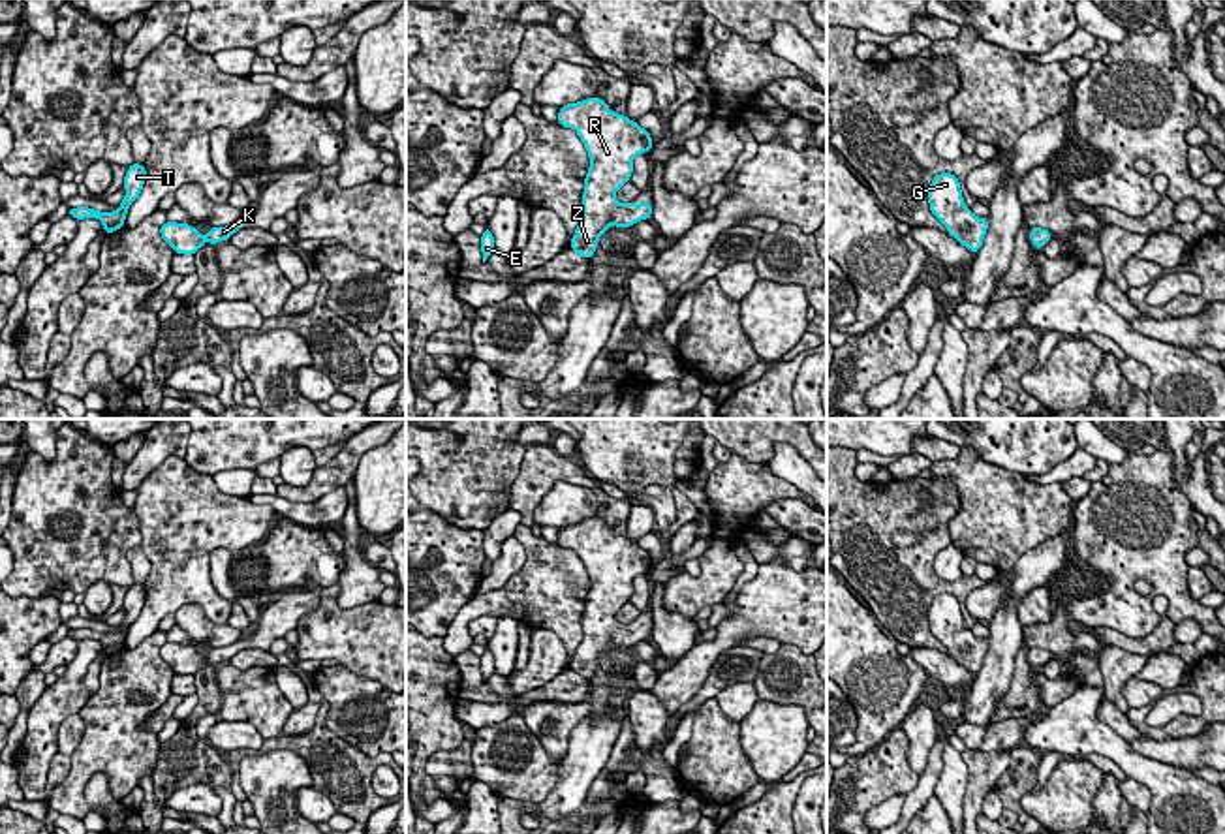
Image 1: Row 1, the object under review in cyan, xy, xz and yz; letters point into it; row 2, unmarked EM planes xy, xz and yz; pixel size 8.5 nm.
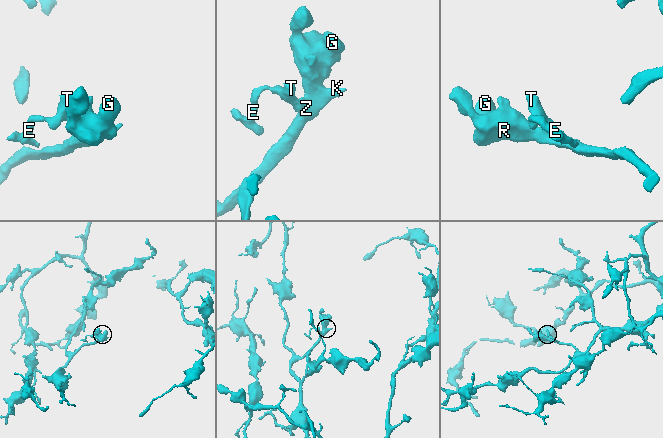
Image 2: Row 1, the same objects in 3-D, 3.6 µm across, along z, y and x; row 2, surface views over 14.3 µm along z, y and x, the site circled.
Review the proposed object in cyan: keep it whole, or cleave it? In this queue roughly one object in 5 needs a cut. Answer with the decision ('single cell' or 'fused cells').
single cell

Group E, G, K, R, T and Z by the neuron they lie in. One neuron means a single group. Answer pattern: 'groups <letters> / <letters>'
groups E G K R T Z

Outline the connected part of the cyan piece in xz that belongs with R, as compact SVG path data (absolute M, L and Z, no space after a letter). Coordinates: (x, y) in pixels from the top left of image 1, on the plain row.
M596 517L562 526L556 543L577 552L590 579L584 637L571 657L571 671L590 680L611 646L629 648L650 641L652 624L624 626L614 616L633 595L633 579L652 571L652 556Z

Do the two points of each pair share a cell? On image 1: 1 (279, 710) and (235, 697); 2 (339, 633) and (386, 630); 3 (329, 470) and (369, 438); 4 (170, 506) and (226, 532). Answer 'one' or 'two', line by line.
1: one
2: one
3: one
4: one

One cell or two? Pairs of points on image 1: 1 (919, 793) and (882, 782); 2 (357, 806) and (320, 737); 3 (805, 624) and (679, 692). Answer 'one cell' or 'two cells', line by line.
1: two cells
2: one cell
3: one cell

